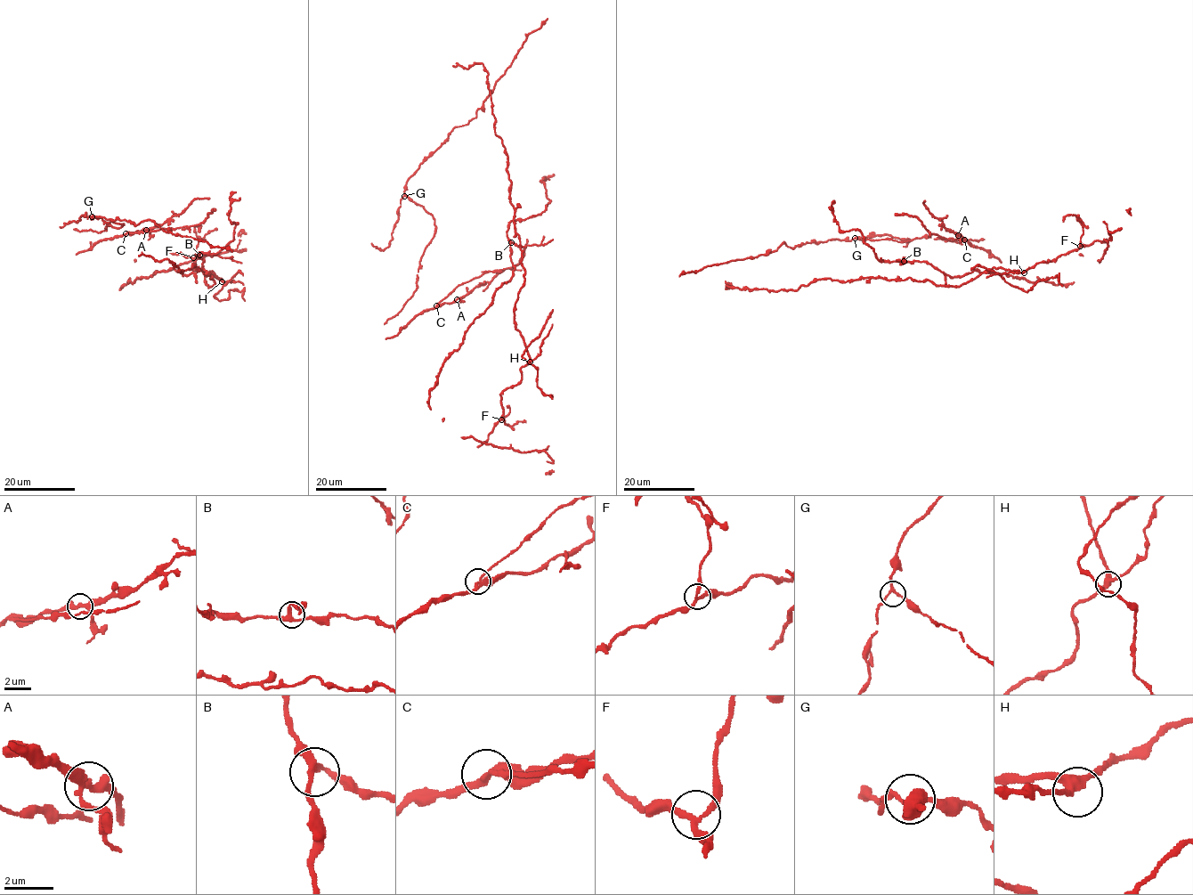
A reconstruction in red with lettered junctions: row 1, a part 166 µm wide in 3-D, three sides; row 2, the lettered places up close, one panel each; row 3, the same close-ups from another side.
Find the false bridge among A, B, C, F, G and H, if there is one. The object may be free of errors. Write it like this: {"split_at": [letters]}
{"split_at": ["C"]}

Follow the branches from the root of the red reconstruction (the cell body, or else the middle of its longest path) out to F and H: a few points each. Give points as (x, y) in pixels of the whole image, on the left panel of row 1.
F: (195, 265), (211, 275), (215, 283), (209, 287), (205, 280), (209, 272), (221, 279), (195, 271), (193, 257)
H: (195, 265), (211, 275), (215, 283), (208, 287), (205, 276), (209, 272), (222, 281)

